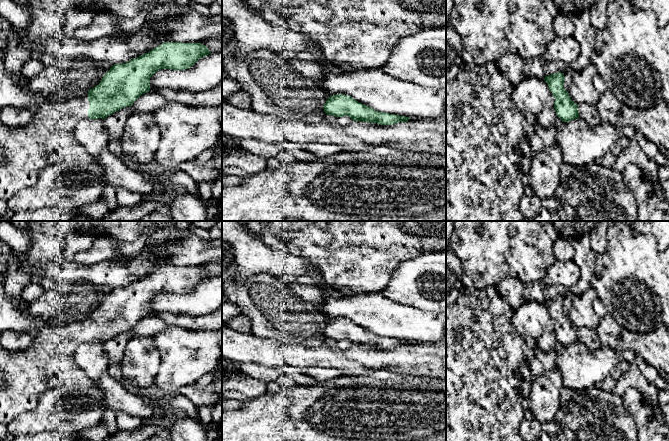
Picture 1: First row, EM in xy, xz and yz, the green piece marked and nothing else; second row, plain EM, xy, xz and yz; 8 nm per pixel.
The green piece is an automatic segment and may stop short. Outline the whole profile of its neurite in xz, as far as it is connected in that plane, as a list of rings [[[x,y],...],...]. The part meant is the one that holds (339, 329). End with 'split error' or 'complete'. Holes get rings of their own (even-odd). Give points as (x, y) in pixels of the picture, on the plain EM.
[[[336,318],[329,321],[324,328],[324,336],[327,339],[338,341],[348,340],[353,345],[377,347],[380,349],[393,349],[399,346],[407,346],[410,341],[378,336],[368,331],[351,320]]]; complete

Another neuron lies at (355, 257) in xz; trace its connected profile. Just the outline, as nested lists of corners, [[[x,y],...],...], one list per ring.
[[[288,221],[287,228],[281,233],[282,238],[288,242],[291,254],[308,258],[321,272],[324,281],[333,288],[343,293],[346,297],[354,297],[360,294],[382,292],[388,285],[389,279],[396,268],[406,260],[412,260],[423,252],[446,250],[446,221],[326,221],[327,226],[320,228],[315,221]]]

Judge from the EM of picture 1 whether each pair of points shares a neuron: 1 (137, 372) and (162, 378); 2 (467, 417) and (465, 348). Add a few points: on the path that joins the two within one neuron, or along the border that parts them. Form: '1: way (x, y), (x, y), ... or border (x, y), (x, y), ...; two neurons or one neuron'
1: border (159, 353), (159, 371), (154, 382); two neurons
2: way (465, 400), (465, 365); one neuron

